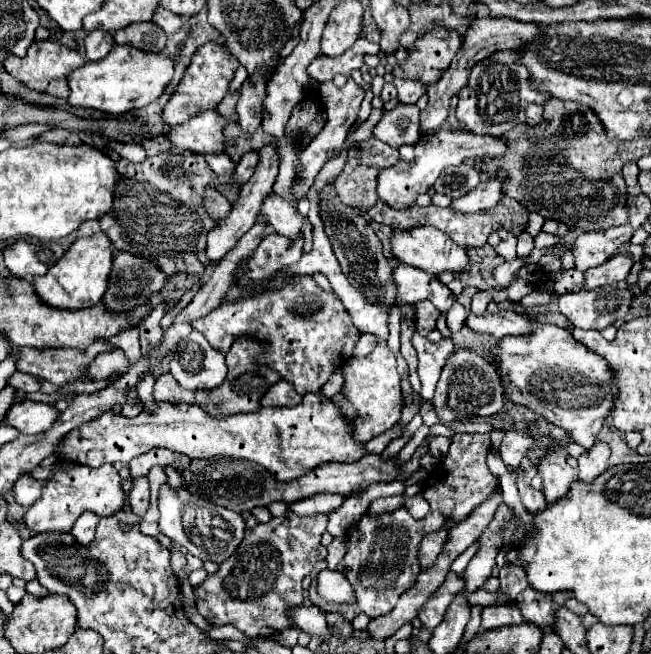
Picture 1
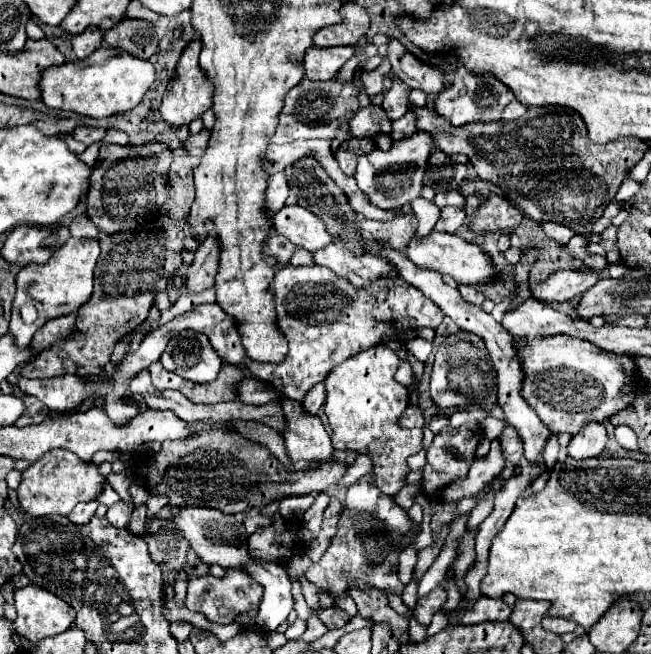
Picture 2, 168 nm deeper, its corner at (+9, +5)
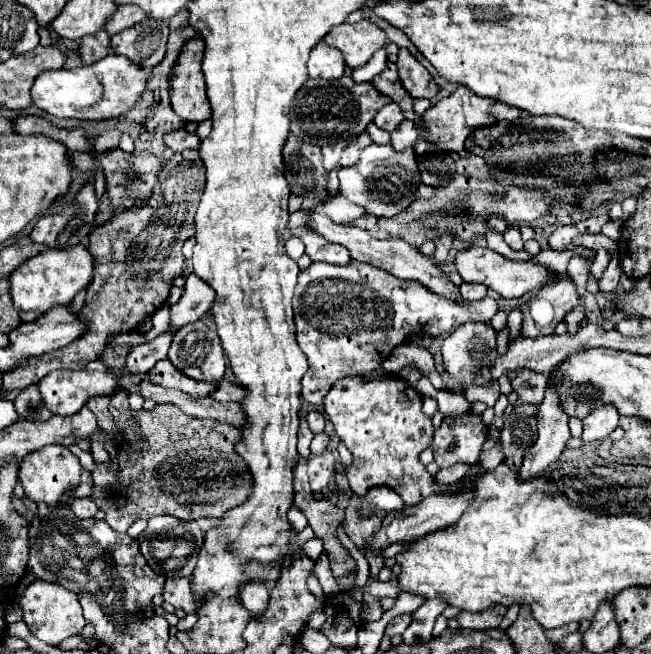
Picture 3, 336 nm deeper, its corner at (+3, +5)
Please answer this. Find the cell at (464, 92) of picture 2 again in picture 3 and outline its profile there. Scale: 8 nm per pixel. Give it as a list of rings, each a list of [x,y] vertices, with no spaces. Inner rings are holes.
[[[459,85],[449,97],[443,97],[439,103],[435,103],[433,107],[429,107],[423,113],[423,121],[425,121],[425,127],[427,127],[427,137],[425,139],[435,143],[443,151],[461,151],[467,135],[473,129],[487,127],[487,125],[495,123],[495,117],[489,113],[489,109],[495,103],[497,103],[497,99],[475,95],[473,91],[469,91],[469,87]]]

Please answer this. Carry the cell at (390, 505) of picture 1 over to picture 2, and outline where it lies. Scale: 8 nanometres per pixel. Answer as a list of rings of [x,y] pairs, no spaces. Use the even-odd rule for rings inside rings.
[[[419,481],[419,483],[405,485],[405,487],[401,489],[401,493],[395,497],[395,503],[399,503],[405,511],[409,511],[411,505],[415,503],[415,495],[421,493],[421,491],[423,491],[423,483],[421,483],[421,481]]]

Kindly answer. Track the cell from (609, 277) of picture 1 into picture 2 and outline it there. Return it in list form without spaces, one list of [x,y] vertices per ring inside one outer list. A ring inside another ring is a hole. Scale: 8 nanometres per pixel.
[[[555,271],[543,283],[533,289],[533,297],[541,303],[563,303],[577,295],[583,295],[599,281],[597,271]]]

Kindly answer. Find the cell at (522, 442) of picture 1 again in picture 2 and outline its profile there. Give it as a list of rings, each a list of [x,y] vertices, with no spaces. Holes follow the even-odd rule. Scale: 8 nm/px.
[[[493,441],[489,457],[475,457],[471,471],[467,473],[467,479],[455,479],[455,483],[443,487],[439,495],[443,495],[447,503],[459,503],[463,497],[473,497],[503,471],[503,465],[505,457],[501,453],[501,445],[499,441]]]

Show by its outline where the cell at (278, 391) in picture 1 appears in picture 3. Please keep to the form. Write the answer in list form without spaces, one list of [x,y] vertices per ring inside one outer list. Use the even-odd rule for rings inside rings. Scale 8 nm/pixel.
[[[225,379],[217,385],[217,391],[213,393],[213,399],[217,401],[241,403],[245,397],[247,397],[247,389],[241,383],[225,383]]]

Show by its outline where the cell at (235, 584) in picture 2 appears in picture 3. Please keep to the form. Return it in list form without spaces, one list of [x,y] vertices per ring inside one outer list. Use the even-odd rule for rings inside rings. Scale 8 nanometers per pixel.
[[[169,577],[165,581],[163,597],[167,603],[171,603],[175,609],[183,609],[185,613],[195,611],[201,607],[201,603],[195,599],[191,589],[191,577]]]

